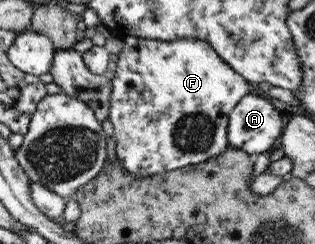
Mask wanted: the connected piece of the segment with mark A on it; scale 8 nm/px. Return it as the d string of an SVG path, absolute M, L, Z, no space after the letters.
M249 94L243 97L243 100L239 101L228 115L228 145L242 149L253 158L263 151L272 150L283 131L282 109L282 106L263 94Z

